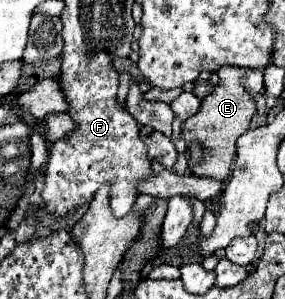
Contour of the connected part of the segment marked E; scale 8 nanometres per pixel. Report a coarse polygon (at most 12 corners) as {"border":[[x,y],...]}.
{"border":[[242,67],[218,69],[220,85],[182,123],[204,157],[192,175],[226,181],[236,139],[256,103]]}

